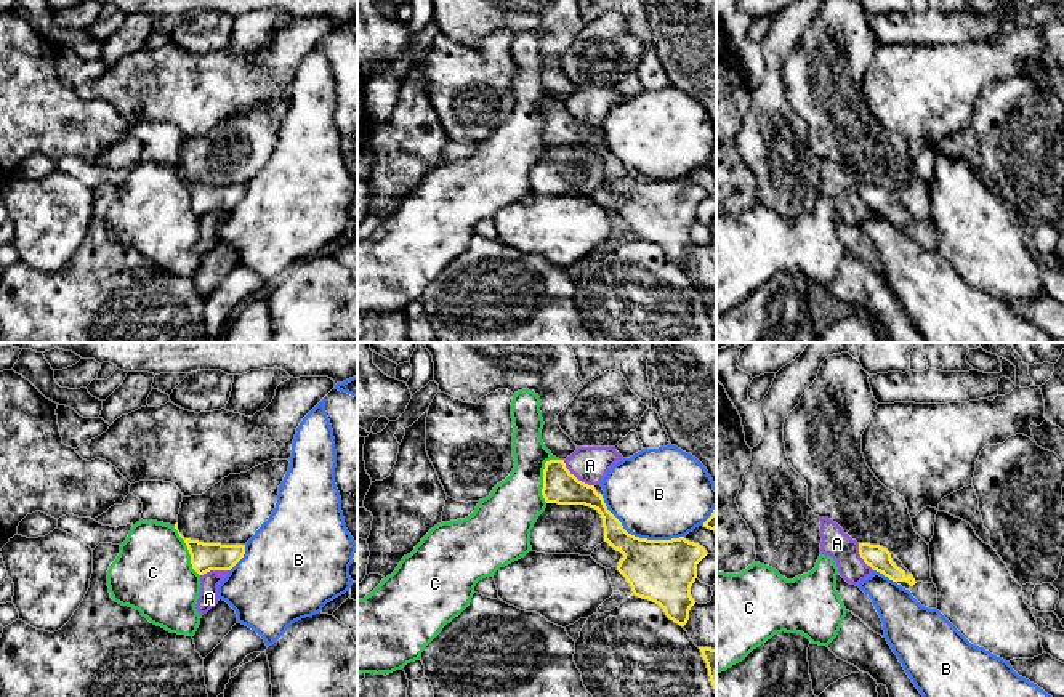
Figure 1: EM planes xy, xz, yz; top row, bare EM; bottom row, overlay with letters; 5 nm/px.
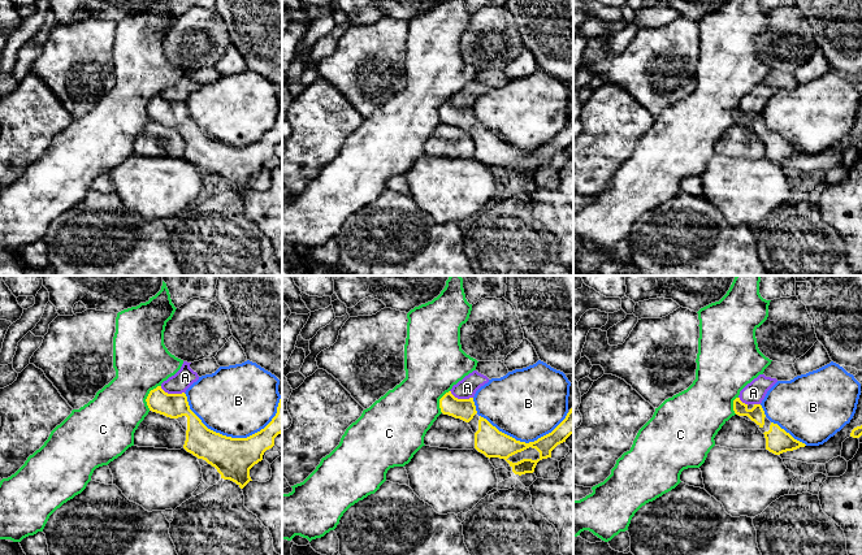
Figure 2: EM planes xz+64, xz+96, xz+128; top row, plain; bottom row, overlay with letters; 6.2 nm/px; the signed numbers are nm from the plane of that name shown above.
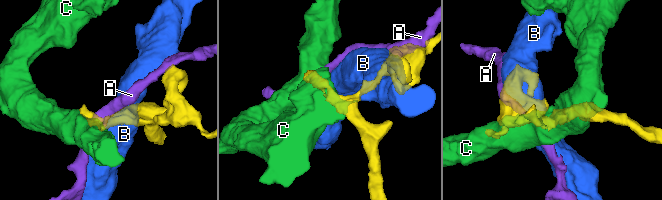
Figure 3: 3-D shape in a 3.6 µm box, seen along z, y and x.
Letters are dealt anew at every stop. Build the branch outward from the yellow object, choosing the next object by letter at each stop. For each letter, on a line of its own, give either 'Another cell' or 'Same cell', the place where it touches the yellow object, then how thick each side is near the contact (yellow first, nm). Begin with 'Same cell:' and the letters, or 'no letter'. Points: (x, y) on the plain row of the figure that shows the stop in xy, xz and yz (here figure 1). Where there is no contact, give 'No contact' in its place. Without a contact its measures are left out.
Same cell: no letter
A: Another cell. Touches yellow at xz (576, 119). Thickness 170 nm (yellow) against 190 nm
B: Another cell. Touches yellow at xz (638, 178). Thickness 320 nm (yellow) against 460 nm
C: Another cell. Touches yellow at xz (544, 117). Thickness 170 nm (yellow) against 280 nm

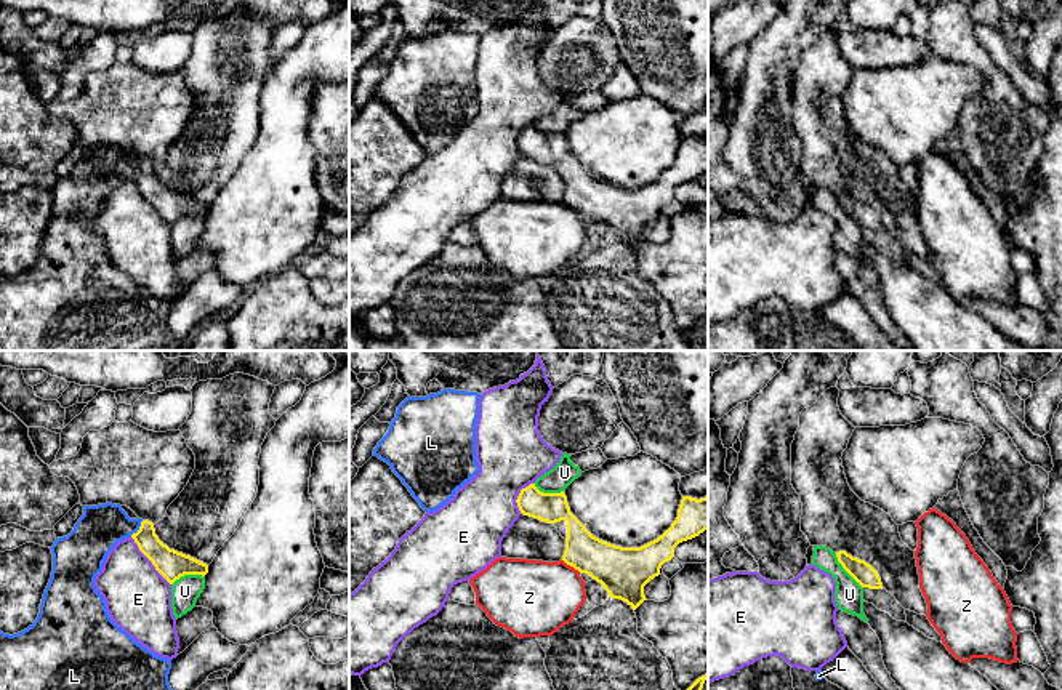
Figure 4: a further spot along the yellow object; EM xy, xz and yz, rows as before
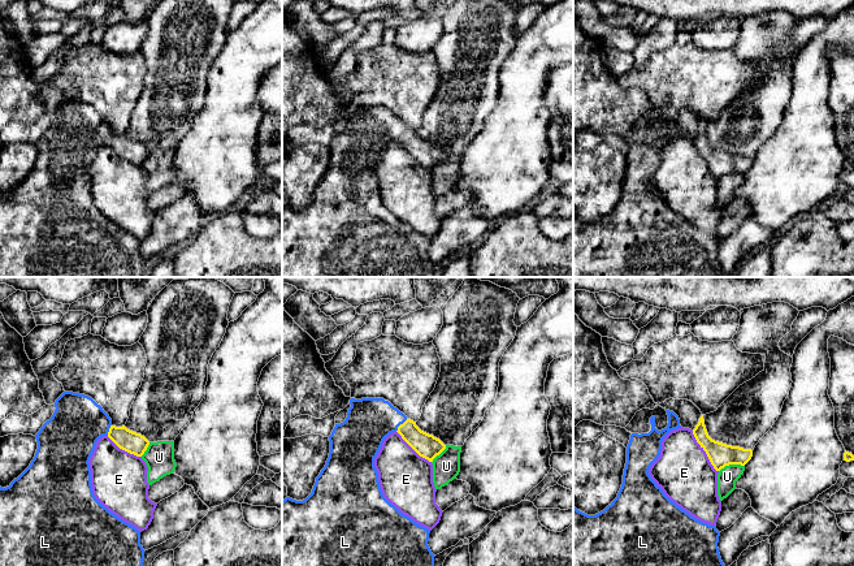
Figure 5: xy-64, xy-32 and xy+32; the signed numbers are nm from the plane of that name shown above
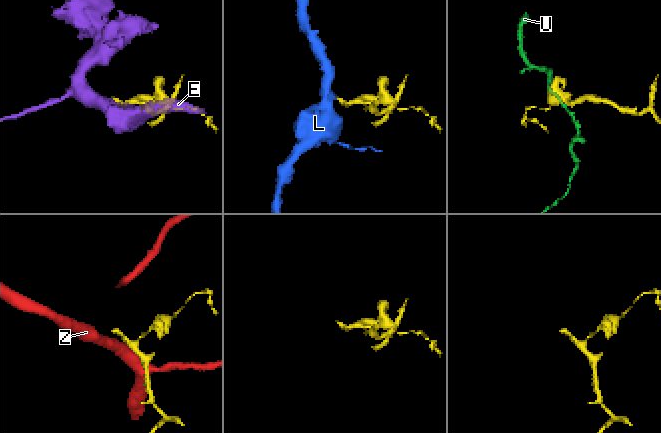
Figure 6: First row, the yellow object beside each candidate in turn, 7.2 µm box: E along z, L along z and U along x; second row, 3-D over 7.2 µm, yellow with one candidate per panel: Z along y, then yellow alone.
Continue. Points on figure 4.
Same cell: L
E: Another cell. Touches yellow at xy (149, 200). Thickness 150 nm (yellow) against 340 nm
L: Same cell. Touches yellow at xy (140, 170). Thickness 150 nm (yellow) against 220 nm
U: Another cell. Touches yellow at yz (844, 210). Thickness 110 nm (yellow) against 140 nm
Z: Another cell. Touches yellow at xz (572, 207). Thickness 240 nm (yellow) against 380 nm

